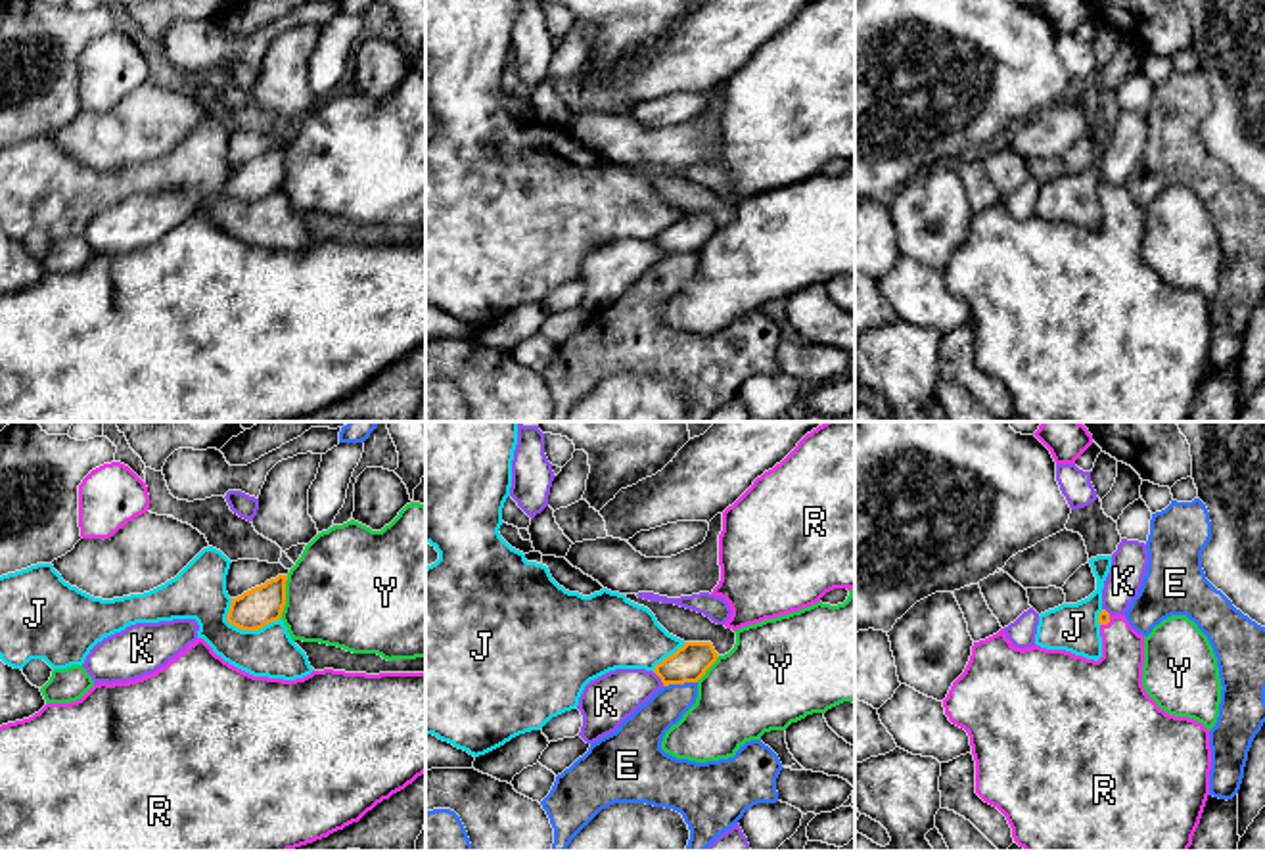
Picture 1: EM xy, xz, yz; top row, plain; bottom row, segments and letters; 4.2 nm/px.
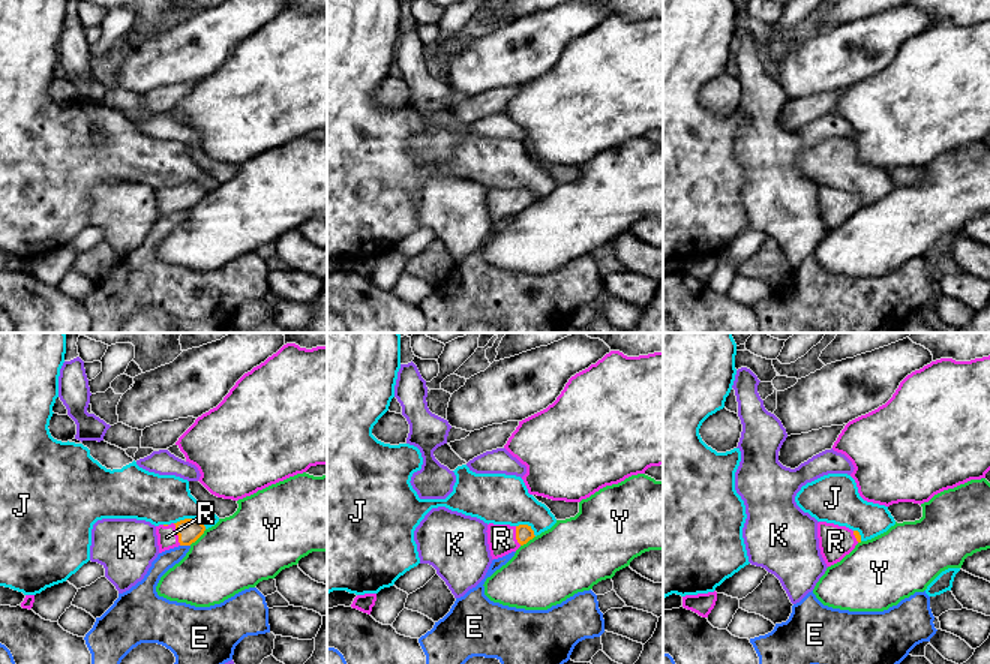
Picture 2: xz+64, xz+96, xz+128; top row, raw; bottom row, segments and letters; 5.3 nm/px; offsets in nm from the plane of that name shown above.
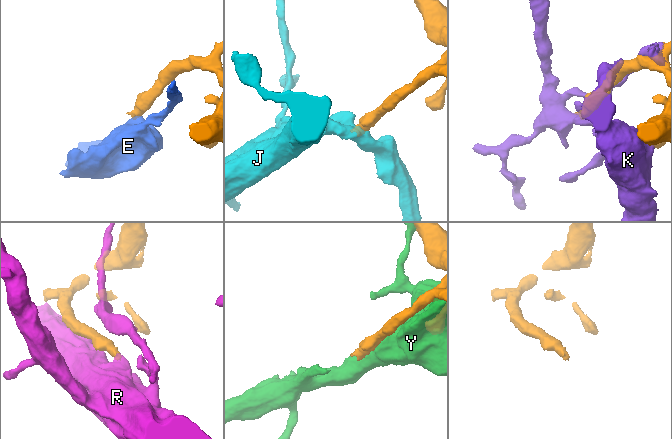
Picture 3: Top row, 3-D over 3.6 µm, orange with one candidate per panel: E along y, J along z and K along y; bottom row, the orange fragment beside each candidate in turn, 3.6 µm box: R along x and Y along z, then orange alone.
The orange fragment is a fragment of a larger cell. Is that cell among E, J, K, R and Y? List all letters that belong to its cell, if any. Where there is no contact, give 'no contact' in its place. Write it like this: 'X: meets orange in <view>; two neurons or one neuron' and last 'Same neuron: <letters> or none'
E: meets orange in xz; two neurons
J: meets orange in xy; two neurons
K: meets orange in xz; two neurons
R: meets orange in yz; one neuron
Y: meets orange in xy; two neurons
Same neuron: R

